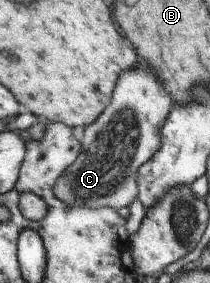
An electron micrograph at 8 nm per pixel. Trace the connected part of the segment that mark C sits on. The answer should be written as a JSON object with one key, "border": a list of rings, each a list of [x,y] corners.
{"border":[[[142,59],[139,67],[125,70],[117,82],[112,104],[95,123],[85,128],[82,140],[83,153],[69,168],[68,176],[62,178],[57,185],[57,197],[64,199],[64,202],[72,206],[112,207],[116,210],[130,206],[136,198],[139,198],[141,168],[159,152],[163,145],[163,130],[175,104],[175,98],[169,86],[146,60]]]}

